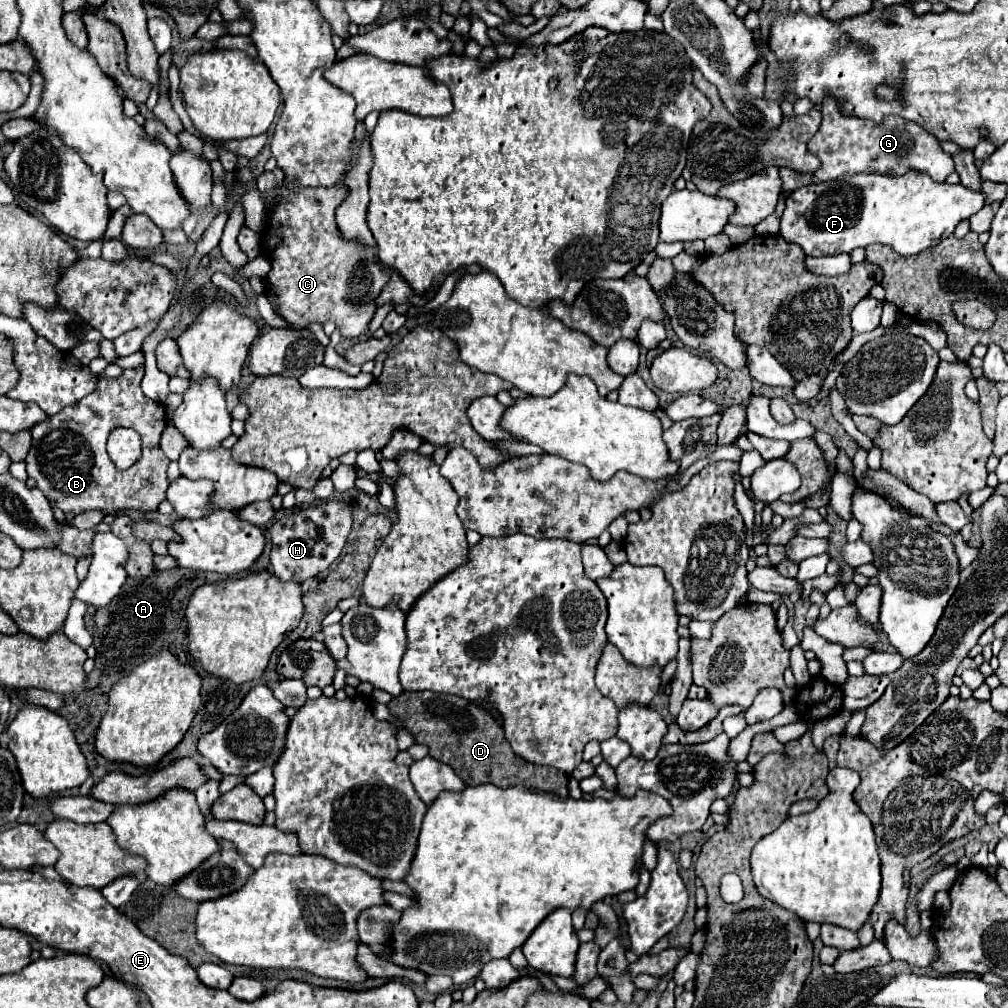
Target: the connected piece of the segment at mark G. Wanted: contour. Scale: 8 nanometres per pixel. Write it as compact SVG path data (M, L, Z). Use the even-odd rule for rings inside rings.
M831 97L823 101L821 113L823 113L821 127L809 141L809 151L821 159L821 167L815 171L813 183L825 183L841 175L855 173L881 173L899 177L907 171L927 173L935 183L943 183L955 171L953 157L941 149L935 137L931 139L929 133L913 121L901 117L883 117L879 123L875 123L869 119L845 117L839 113L837 101ZM855 135L859 137L855 139Z

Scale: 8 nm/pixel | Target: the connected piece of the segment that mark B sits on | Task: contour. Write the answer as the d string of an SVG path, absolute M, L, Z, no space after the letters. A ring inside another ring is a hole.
M143 367L125 369L115 379L103 377L91 395L31 427L33 445L25 459L27 475L37 481L43 495L61 511L71 511L75 515L87 509L101 509L103 513L121 509L155 511L165 499L169 459L159 447L159 437L167 425L165 407L143 395L139 387L141 379ZM117 427L135 429L143 441L141 457L125 471L115 467L105 449L109 433Z

